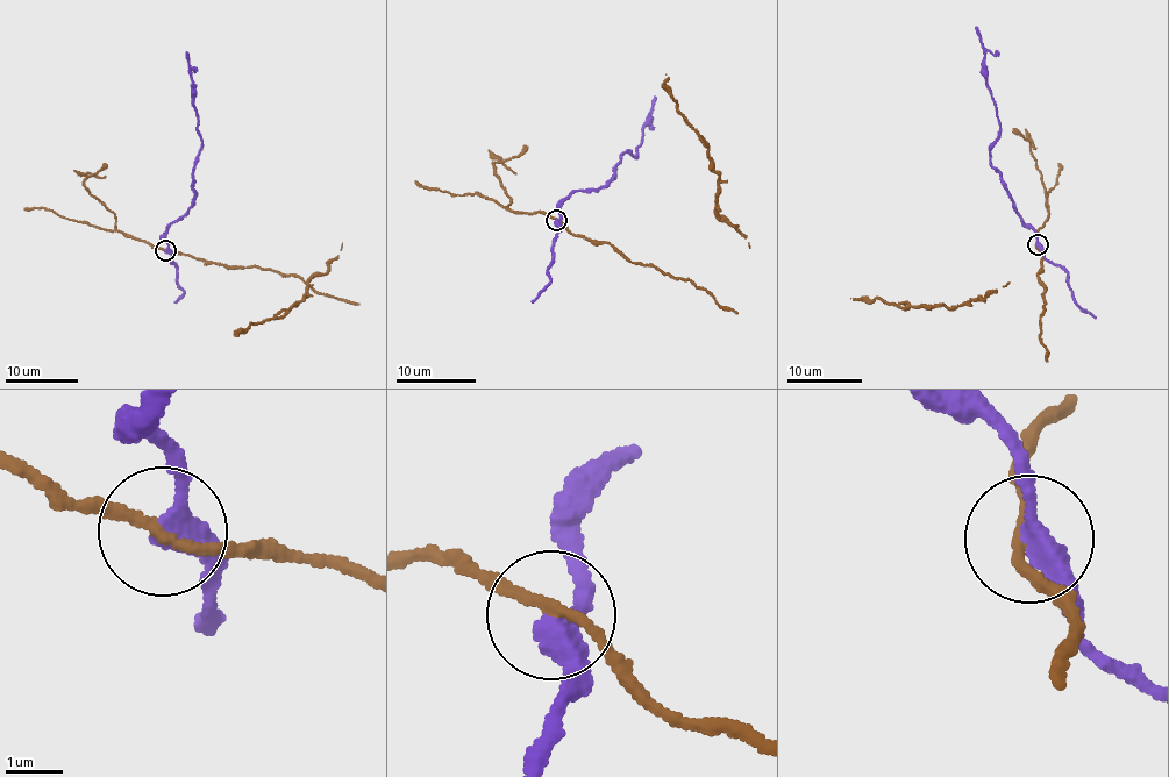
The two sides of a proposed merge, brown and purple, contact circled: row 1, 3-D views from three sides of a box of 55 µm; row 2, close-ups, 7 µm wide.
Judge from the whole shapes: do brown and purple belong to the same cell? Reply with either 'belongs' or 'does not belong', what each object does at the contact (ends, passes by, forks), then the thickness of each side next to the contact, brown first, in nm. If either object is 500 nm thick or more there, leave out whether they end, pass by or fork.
does not belong | brown passes by | purple passes by | 170/360 nm

